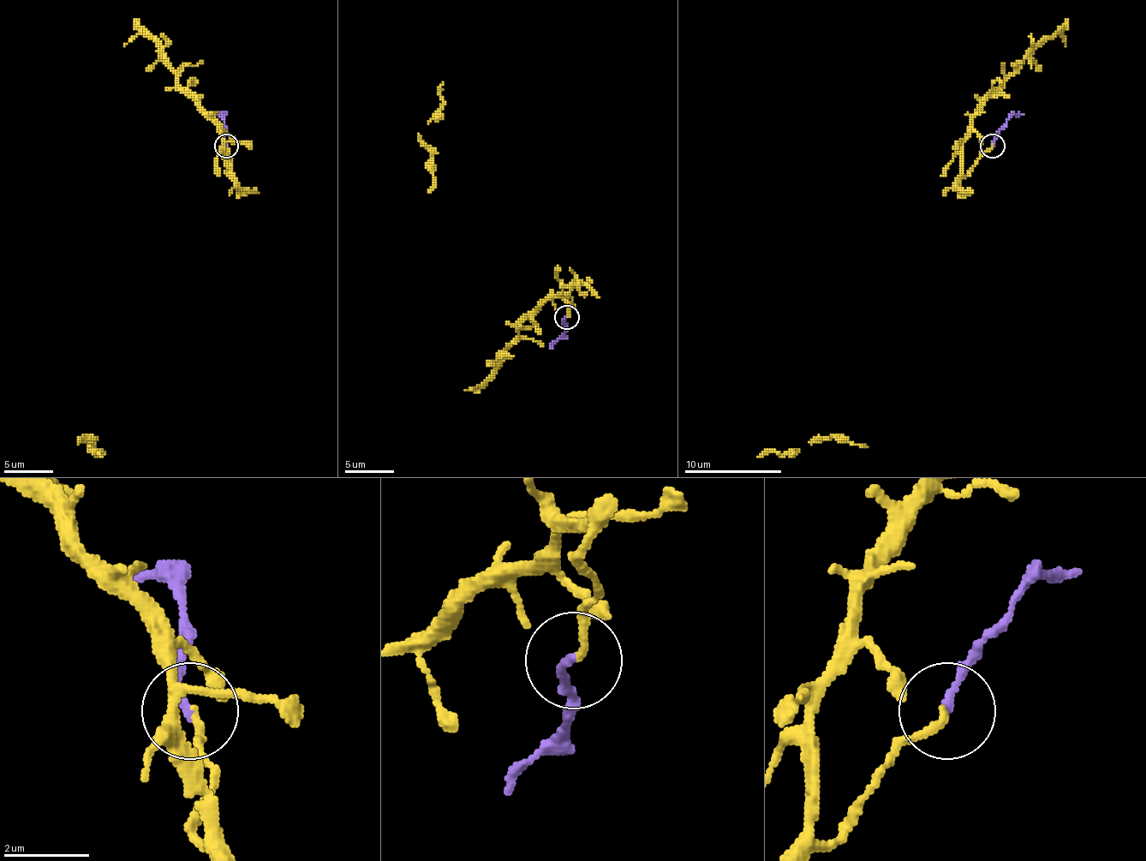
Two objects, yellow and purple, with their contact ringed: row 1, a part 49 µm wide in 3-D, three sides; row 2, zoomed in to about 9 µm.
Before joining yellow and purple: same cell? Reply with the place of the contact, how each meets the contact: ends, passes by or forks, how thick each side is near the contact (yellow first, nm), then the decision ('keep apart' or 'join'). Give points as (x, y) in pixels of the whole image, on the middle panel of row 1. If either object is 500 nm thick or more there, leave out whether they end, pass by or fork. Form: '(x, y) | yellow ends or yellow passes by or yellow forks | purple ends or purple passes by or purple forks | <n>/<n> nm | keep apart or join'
(566, 317) | yellow ends | purple ends | 170/190 nm | keep apart

